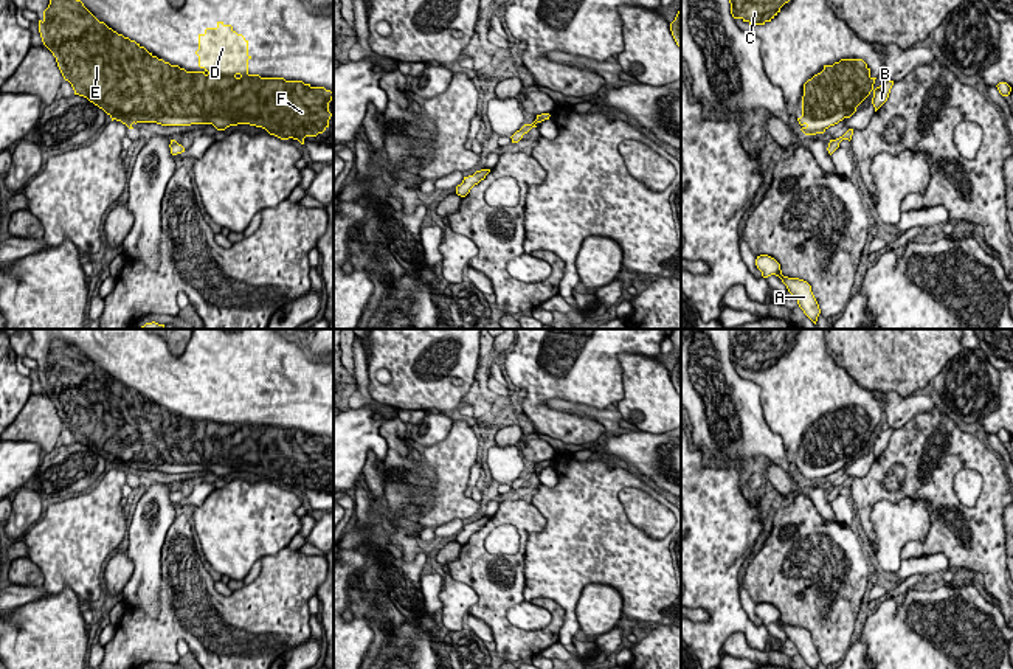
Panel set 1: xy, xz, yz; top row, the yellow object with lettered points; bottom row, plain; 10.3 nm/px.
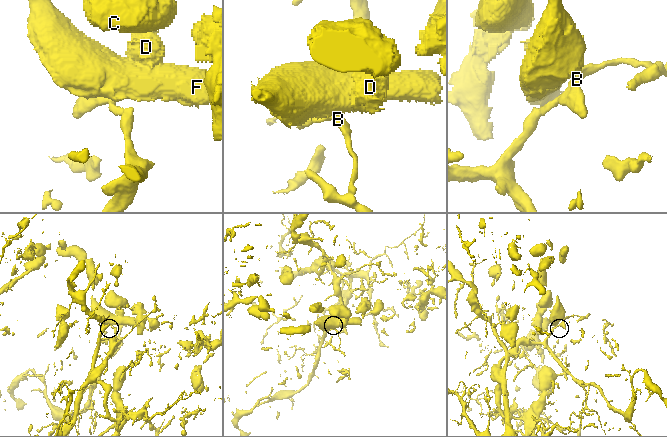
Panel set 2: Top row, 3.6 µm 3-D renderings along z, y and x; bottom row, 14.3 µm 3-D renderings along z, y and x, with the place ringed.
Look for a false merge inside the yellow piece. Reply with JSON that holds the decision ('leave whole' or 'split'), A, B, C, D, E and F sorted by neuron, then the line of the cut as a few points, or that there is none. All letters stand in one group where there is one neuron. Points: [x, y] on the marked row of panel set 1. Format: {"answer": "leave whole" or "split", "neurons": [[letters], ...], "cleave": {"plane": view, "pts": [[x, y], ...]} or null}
{"answer": "split", "neurons": [["A"], ["B", "C", "D", "E", "F"]], "cleave": {"plane": "xz", "pts": [[518, 131], [515, 134], [517, 140]]}}

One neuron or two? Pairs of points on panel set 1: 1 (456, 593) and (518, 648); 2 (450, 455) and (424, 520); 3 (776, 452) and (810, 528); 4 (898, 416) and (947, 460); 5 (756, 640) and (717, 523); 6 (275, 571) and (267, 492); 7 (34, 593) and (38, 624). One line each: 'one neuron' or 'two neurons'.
1: two neurons
2: one neuron
3: two neurons
4: two neurons
5: one neuron
6: two neurons
7: two neurons

